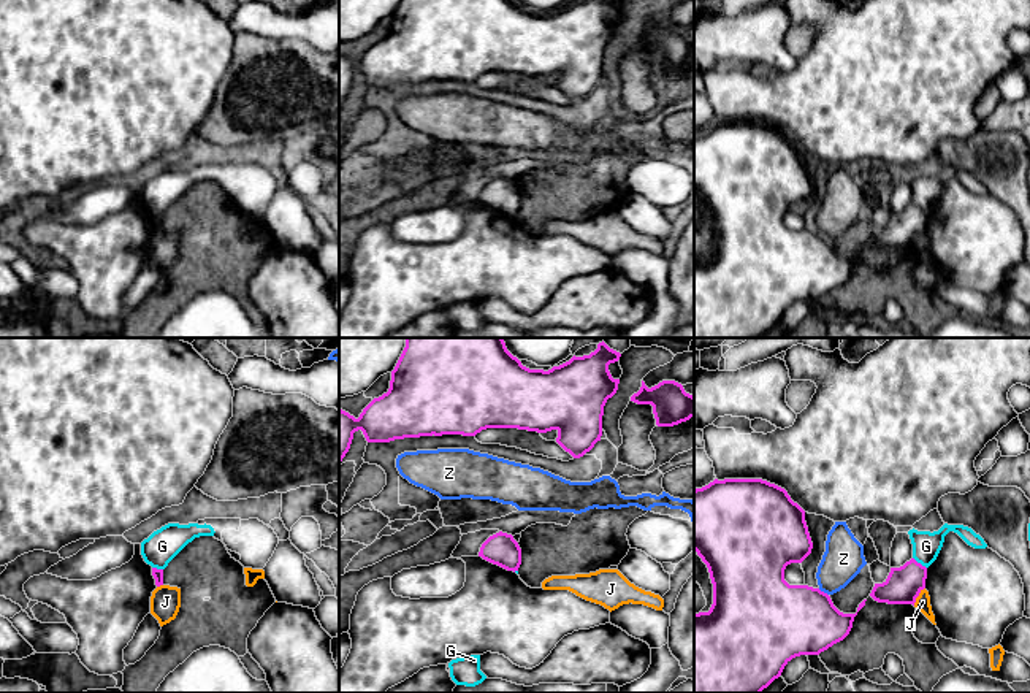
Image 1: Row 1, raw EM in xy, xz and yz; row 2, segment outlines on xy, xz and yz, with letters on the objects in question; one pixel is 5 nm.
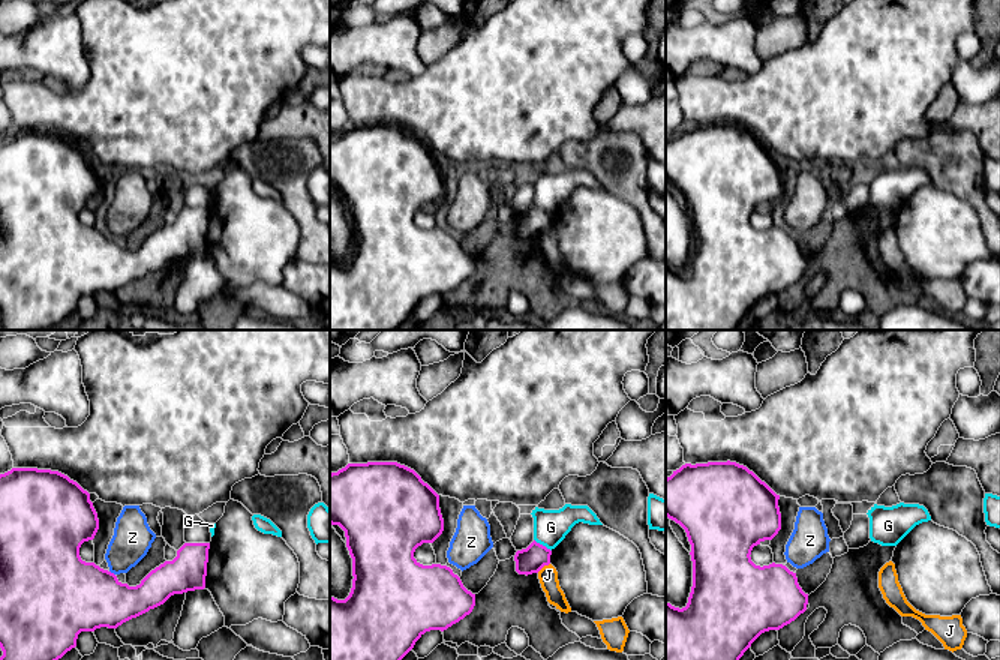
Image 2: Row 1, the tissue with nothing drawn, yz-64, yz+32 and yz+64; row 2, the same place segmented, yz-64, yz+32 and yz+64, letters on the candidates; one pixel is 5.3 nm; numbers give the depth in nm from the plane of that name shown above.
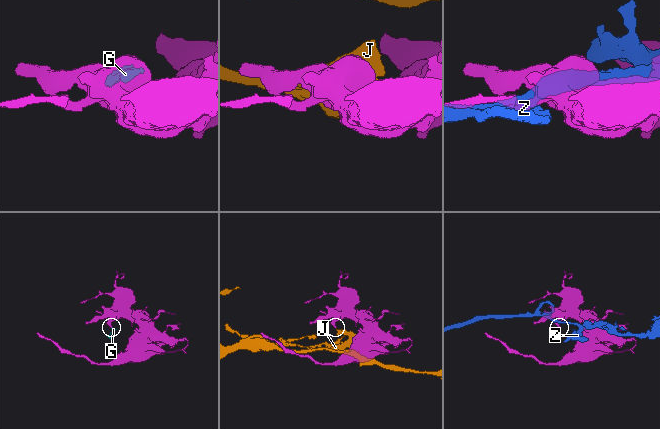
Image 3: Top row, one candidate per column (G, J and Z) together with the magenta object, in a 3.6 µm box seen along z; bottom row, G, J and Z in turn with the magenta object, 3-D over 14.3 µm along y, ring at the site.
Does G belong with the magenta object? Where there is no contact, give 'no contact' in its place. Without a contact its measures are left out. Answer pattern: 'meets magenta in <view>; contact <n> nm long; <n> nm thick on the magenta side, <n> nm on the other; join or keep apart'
meets magenta in yz; contact 90 nm long; 180 nm thick on the magenta side, 140 nm on the other; join

